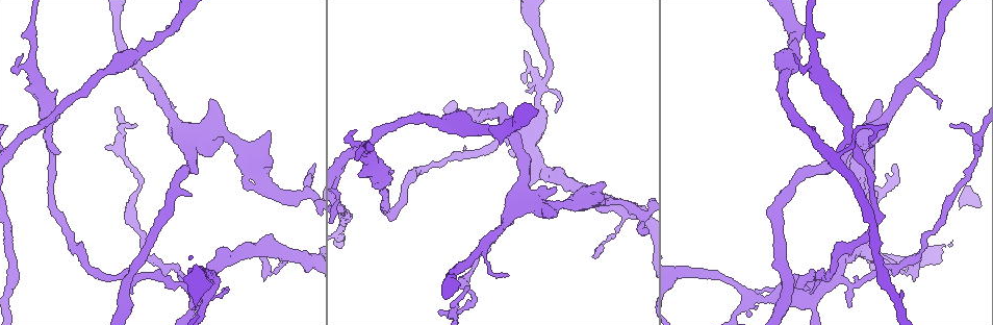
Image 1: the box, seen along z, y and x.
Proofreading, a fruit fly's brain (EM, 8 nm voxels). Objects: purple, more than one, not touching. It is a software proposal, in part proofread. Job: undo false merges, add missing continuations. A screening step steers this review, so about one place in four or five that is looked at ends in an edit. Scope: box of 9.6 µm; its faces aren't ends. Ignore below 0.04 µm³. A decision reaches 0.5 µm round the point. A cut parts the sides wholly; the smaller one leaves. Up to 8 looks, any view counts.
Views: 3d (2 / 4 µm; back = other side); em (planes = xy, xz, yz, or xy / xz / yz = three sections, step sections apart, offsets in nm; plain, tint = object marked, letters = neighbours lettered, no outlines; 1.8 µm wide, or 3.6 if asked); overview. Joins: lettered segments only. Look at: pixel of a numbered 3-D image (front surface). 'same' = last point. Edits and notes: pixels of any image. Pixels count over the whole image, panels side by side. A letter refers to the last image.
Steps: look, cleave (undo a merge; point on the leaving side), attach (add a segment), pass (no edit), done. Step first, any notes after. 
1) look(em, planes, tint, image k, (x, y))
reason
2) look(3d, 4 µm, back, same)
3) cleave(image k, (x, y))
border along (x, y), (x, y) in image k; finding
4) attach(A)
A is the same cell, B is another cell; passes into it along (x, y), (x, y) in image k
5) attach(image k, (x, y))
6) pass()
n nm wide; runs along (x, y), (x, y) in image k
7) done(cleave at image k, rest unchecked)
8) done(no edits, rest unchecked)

look(3d, 2 µm, back, image 1, (263, 195))
free end

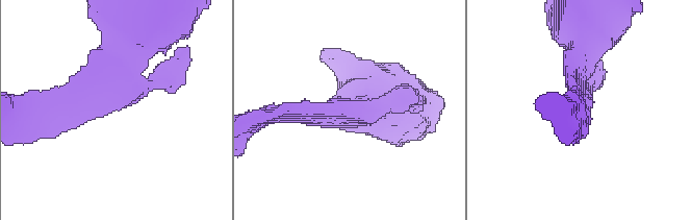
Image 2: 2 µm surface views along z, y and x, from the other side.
look(em, xy, step 16, letters, image 2, (355, 102))

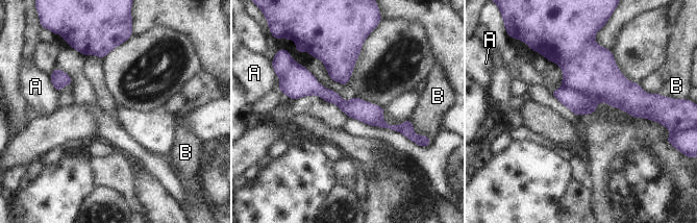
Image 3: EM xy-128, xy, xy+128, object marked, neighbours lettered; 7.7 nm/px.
cleave(image 3, (578, 103))
A and B are other cells; the part that leaves runs along (289, 90), (319, 90), (390, 127), (408, 124) in image 3; a second cell is stuck on

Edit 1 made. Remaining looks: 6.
look(em, planes, letters, image 1, (595, 258))
thin end

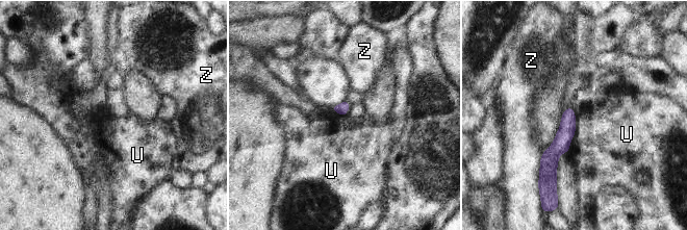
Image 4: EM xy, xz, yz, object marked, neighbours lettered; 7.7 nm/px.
pass()
Z touches over 190 nm; U and Z are other cells; none of them fits

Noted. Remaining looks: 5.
look(3d, 2 µm, image 1, (130, 293))
branch stops here

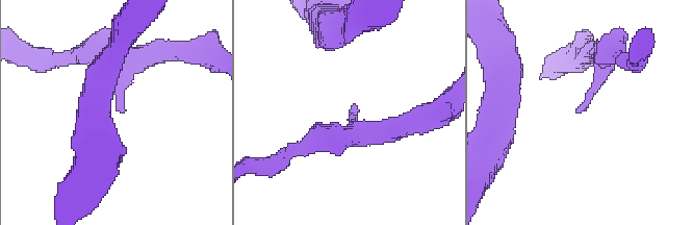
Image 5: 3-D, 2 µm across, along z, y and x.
look(em, yz, step 16, tint, image 5, (351, 108))

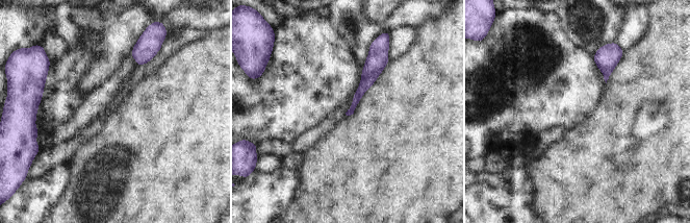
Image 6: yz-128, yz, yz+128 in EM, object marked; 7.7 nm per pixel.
look(em, planes, letters, same)

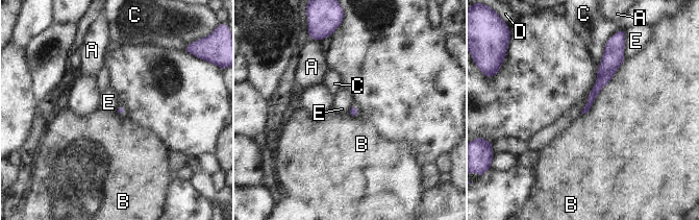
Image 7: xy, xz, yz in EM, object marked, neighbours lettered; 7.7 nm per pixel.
pass()
A, B, C, D and E are other cells; border along (589, 96), (581, 113) in image 7; none of them fits

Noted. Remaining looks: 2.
done(cleave at image 3, rest unchecked)

